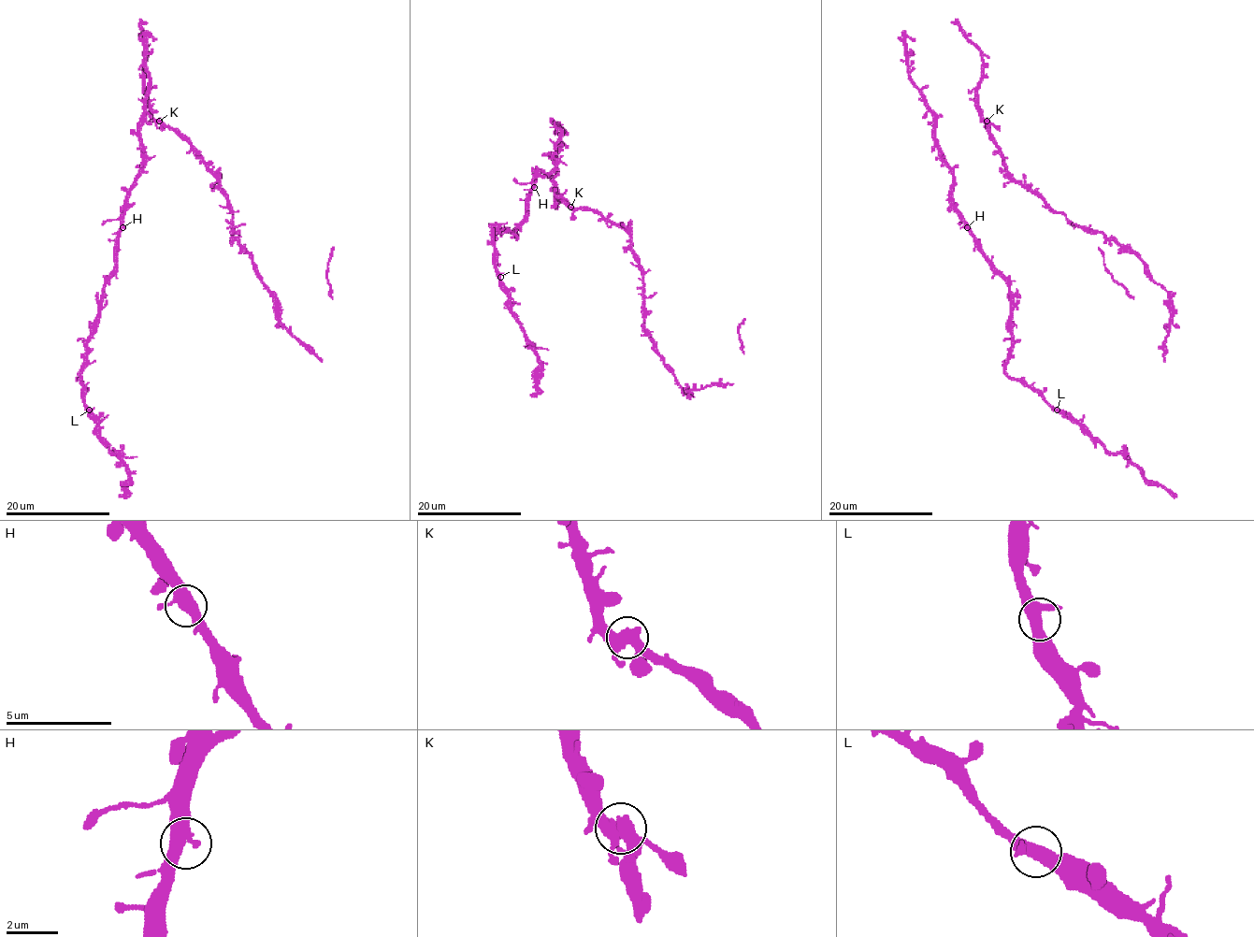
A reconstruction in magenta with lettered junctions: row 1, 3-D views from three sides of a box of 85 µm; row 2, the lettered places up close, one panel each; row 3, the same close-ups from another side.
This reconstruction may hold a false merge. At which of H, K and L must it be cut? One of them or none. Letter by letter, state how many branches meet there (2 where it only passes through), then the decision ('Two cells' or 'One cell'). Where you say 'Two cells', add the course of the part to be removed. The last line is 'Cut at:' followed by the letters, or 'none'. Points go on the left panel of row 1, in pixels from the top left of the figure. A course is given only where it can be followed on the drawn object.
H: Branches: 3. One cell
K: Branches: 3. One cell
L: Branches: 3. One cell
Cut at: none

